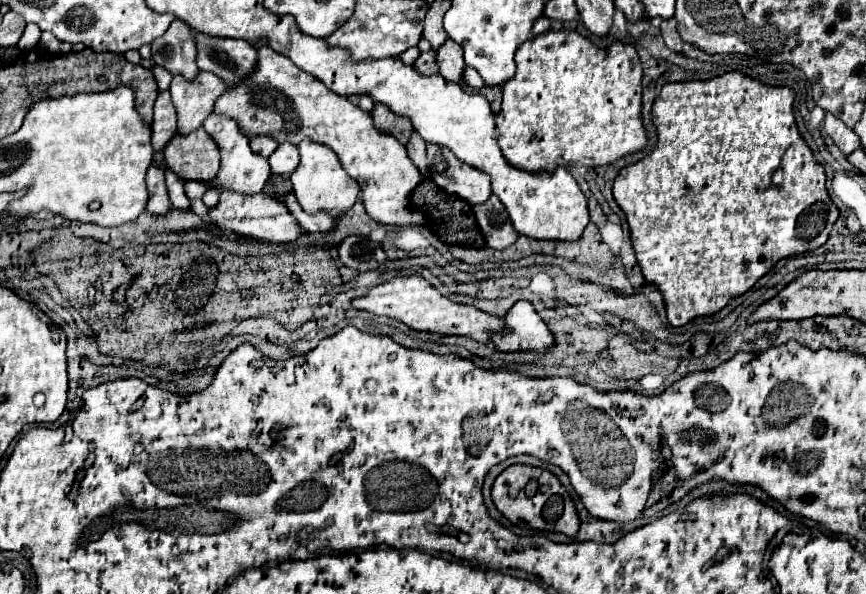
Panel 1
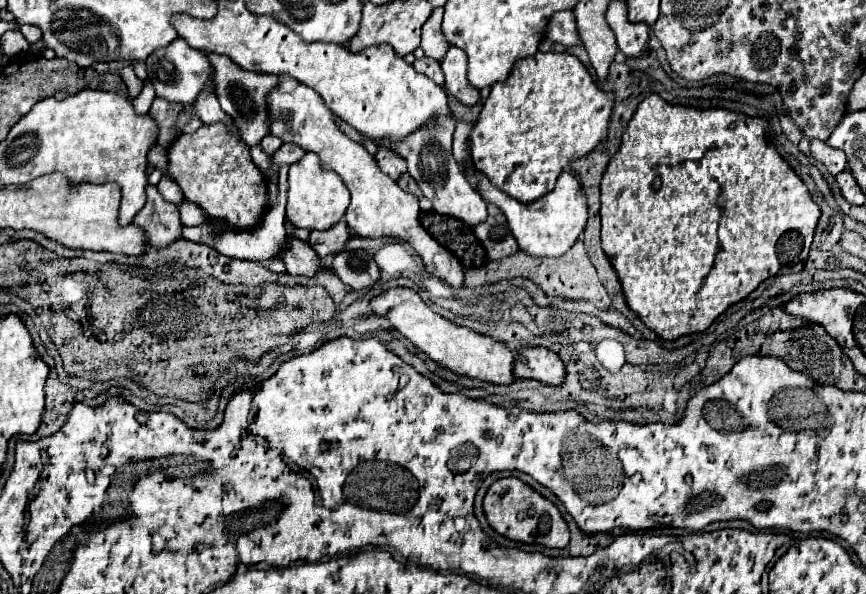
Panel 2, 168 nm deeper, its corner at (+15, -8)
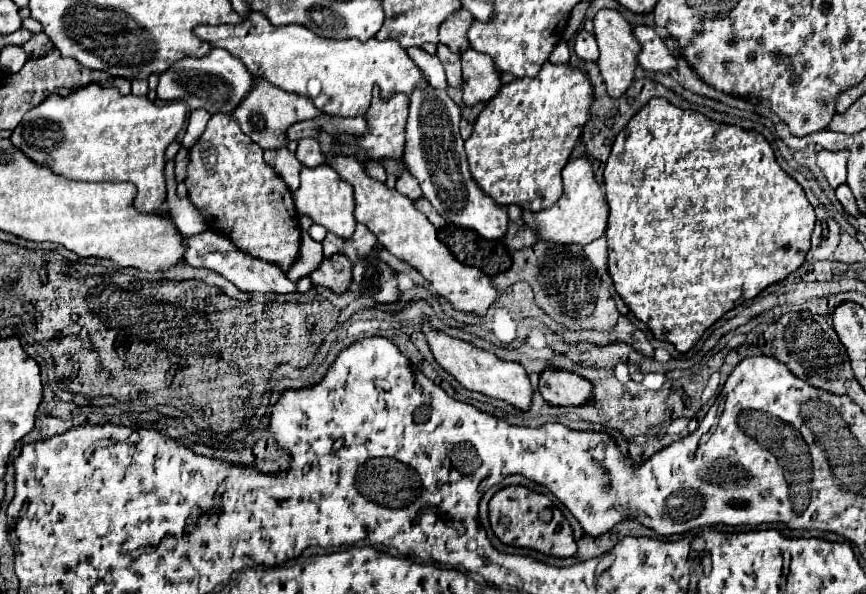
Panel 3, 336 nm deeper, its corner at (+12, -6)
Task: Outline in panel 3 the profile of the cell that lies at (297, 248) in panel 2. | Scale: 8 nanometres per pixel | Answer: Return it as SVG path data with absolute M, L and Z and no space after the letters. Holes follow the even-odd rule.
M343 255L323 259L321 267L309 275L315 285L327 287L333 293L345 293L351 285L351 261Z

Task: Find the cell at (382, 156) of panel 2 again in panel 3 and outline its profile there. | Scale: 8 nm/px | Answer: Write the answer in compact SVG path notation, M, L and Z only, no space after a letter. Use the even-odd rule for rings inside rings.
M403 171L403 173L401 173L401 177L397 179L397 191L399 191L399 193L403 193L405 197L409 197L411 201L417 201L417 199L421 199L421 197L423 197L421 187L419 187L419 183L417 183L417 179L415 179L409 171Z

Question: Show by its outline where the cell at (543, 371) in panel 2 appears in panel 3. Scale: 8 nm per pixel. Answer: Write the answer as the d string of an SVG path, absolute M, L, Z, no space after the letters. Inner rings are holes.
M547 369L541 375L539 391L543 399L555 407L579 407L593 401L593 385L571 371Z

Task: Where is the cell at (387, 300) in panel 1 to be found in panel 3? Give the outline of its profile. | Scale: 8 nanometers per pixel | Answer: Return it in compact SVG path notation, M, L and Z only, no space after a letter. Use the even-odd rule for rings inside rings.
M427 321L423 323L423 333L429 341L429 347L435 355L435 361L447 371L451 373L465 389L469 391L479 391L483 395L489 395L493 399L505 401L513 407L517 407L519 411L527 411L531 407L531 397L533 397L533 387L529 381L529 375L525 373L523 365L519 363L511 363L511 361L503 361L499 357L495 357L489 351L483 351L479 347L473 347L471 343L447 337L439 331L435 331Z

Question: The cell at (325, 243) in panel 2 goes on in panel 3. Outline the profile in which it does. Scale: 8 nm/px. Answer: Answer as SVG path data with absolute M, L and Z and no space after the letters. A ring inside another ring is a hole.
M357 223L357 229L355 229L353 237L349 237L349 239L341 239L335 233L327 233L327 237L323 241L325 257L333 257L333 253L339 253L339 255L349 257L353 263L359 257L369 255L377 245L379 245L377 237L373 237L373 233L361 223Z

